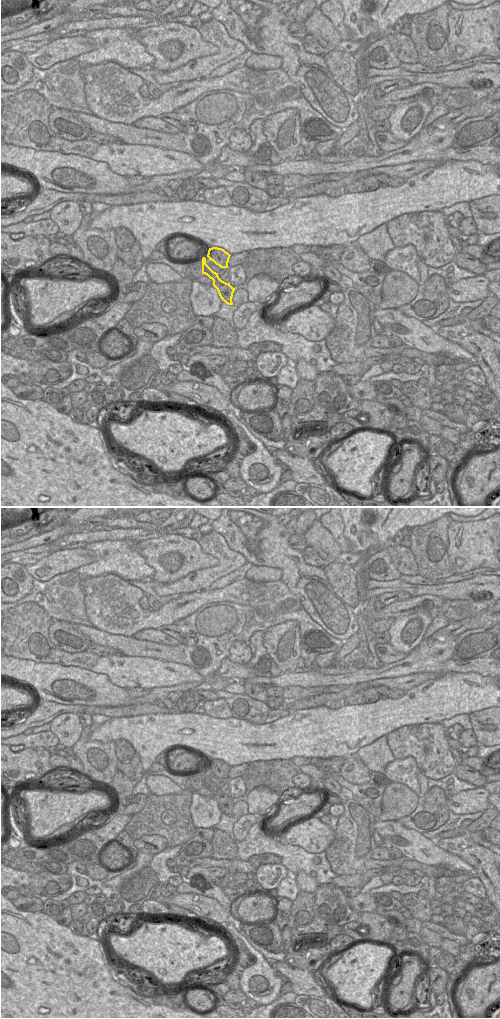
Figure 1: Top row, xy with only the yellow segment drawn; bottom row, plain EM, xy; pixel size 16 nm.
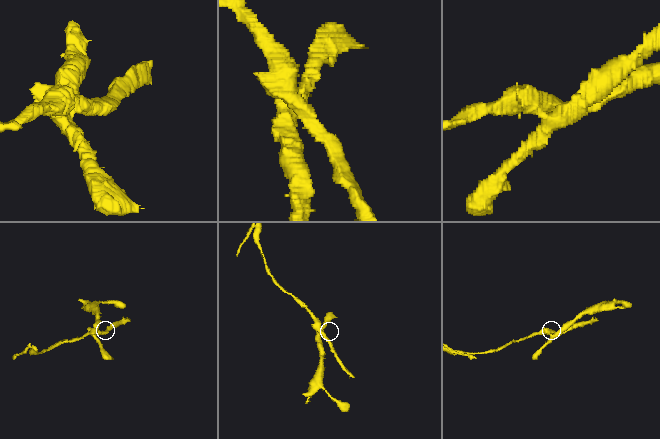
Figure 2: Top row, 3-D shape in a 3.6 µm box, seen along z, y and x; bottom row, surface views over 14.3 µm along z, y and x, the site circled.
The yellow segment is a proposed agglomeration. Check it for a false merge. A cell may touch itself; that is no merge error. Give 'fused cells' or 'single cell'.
fused cells

